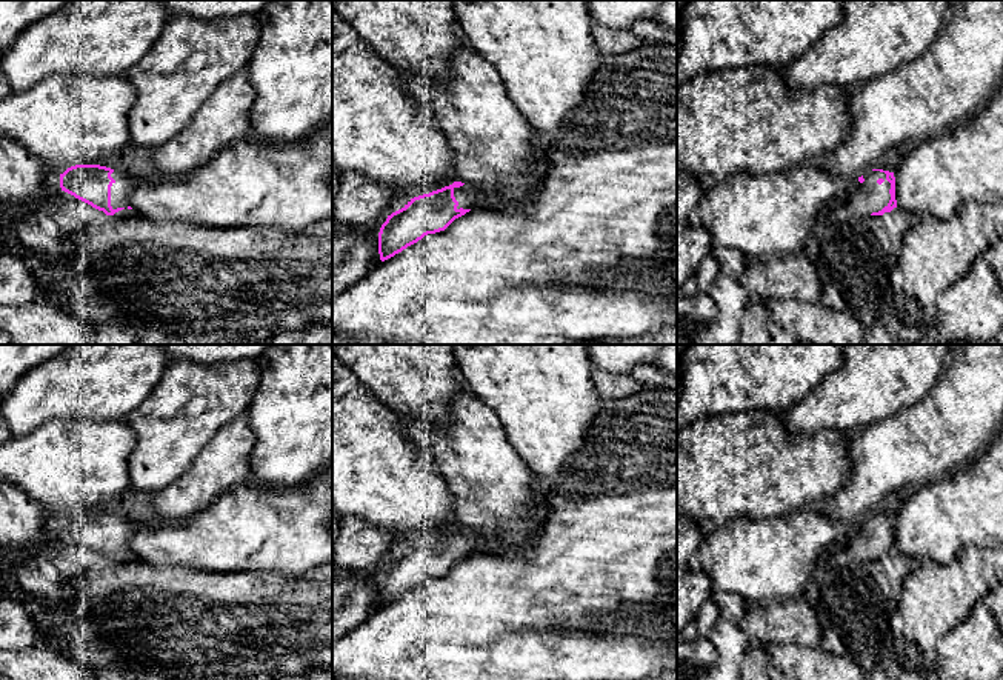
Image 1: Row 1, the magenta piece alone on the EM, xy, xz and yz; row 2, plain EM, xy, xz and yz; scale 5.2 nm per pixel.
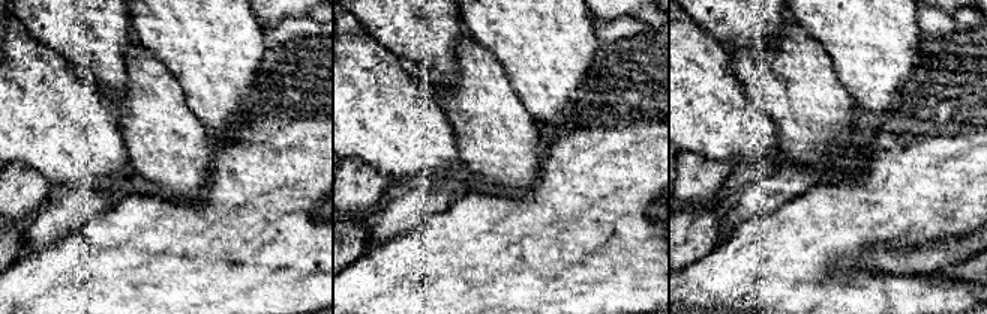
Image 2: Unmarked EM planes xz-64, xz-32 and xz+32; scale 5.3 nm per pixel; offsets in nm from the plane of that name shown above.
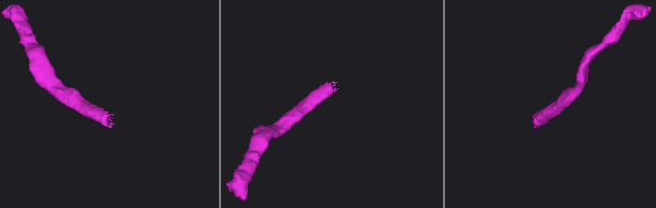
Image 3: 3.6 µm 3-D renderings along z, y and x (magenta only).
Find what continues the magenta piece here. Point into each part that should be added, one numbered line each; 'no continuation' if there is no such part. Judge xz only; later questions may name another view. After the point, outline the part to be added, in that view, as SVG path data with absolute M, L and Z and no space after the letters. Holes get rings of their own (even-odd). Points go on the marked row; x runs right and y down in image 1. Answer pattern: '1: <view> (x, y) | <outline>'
1: xz (468, 197) | M469 185L454 188L454 197L458 202L457 209L463 208L471 211L478 208L485 200L488 200L488 197L483 192L477 191Z

